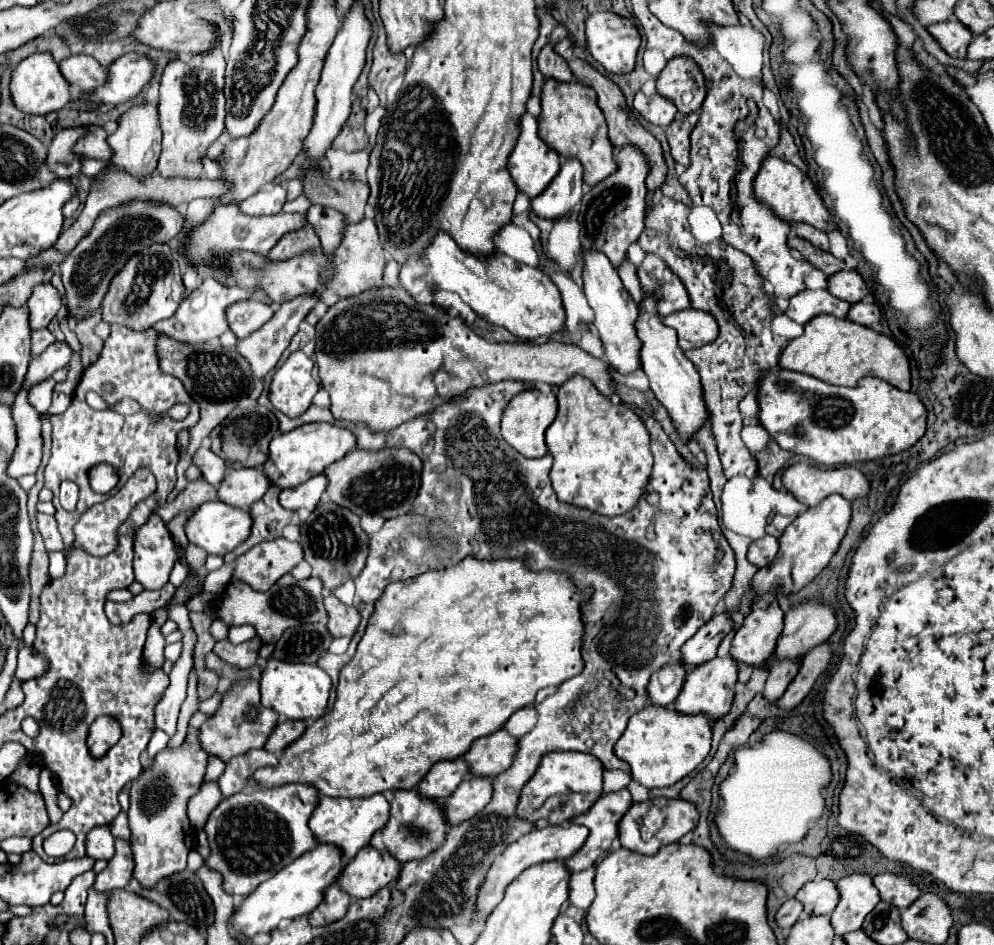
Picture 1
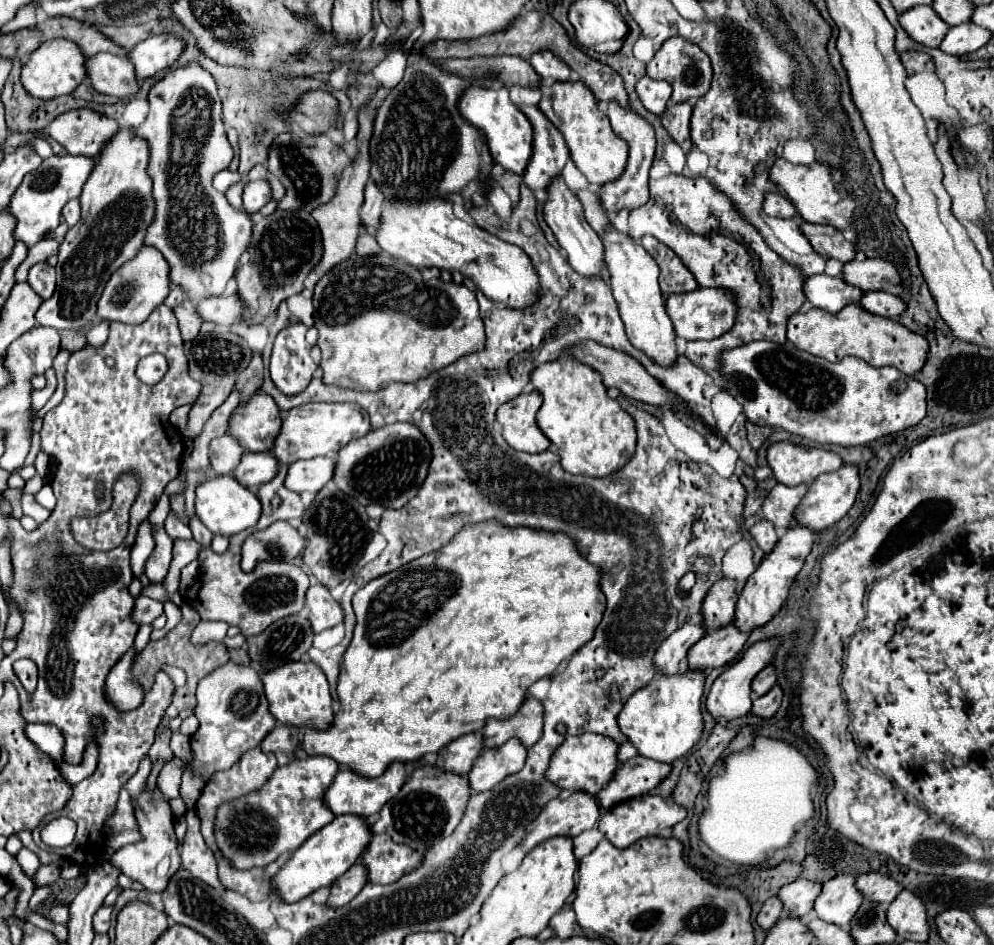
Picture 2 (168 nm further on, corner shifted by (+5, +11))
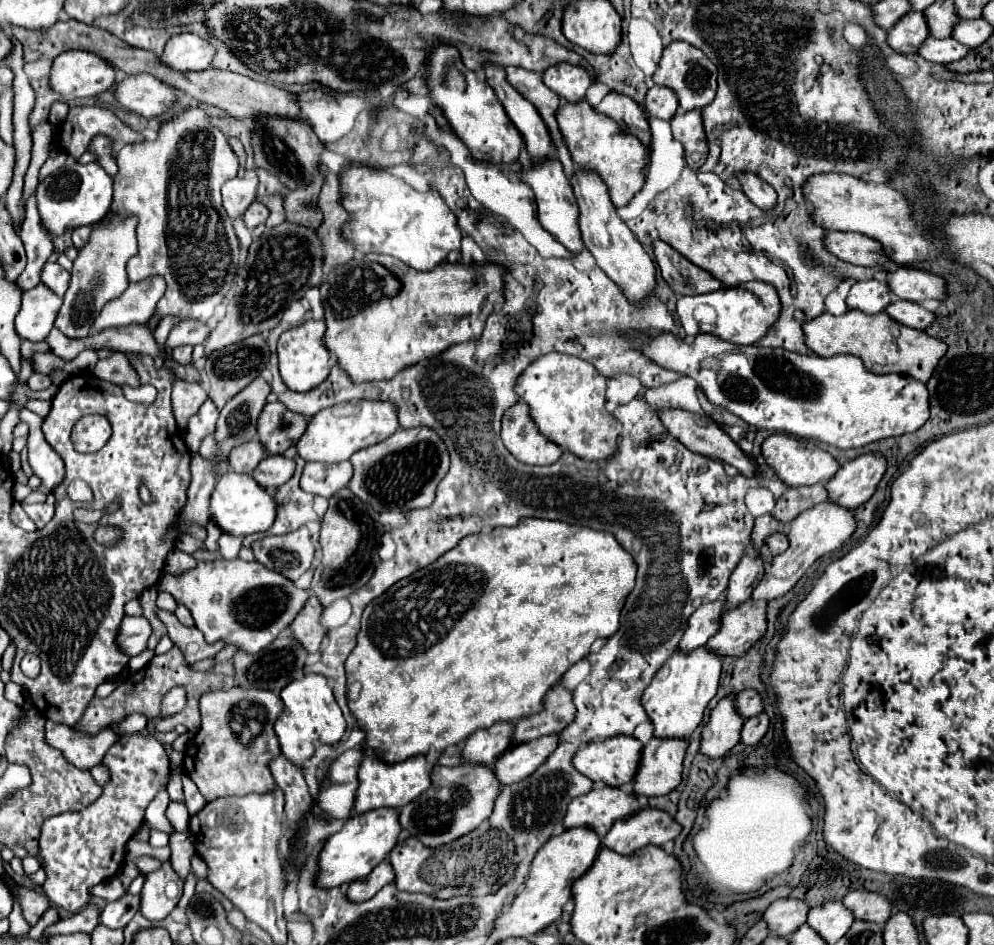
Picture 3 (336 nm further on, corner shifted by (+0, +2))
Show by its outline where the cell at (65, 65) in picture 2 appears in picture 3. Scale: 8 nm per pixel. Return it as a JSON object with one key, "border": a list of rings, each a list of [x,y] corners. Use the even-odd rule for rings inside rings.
{"border":[[[70,50],[62,52],[50,72],[50,86],[54,92],[70,98],[88,98],[104,90],[110,90],[116,82],[116,68],[104,58],[84,52]]]}

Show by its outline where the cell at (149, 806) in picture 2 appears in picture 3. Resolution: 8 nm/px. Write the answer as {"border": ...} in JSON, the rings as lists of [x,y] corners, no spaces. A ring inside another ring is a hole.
{"border":[[[168,862],[162,864],[160,870],[146,874],[146,884],[142,888],[142,906],[140,912],[150,922],[164,920],[182,896],[184,882],[172,870]]]}

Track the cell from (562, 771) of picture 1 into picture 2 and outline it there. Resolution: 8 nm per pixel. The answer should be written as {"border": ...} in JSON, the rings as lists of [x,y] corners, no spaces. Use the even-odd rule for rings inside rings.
{"border":[[[583,733],[577,737],[567,737],[551,755],[549,767],[545,771],[547,781],[557,785],[559,789],[567,791],[583,791],[589,795],[597,795],[613,777],[613,771],[617,769],[617,743],[609,737],[595,735],[595,733]]]}

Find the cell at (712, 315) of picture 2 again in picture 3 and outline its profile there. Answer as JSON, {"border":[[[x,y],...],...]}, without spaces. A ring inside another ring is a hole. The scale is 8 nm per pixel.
{"border":[[[758,280],[726,290],[720,288],[708,294],[682,296],[678,300],[680,324],[688,336],[708,332],[734,344],[756,344],[758,340],[762,340],[778,320],[780,310],[782,310],[782,302],[776,288],[768,282],[758,282]]]}

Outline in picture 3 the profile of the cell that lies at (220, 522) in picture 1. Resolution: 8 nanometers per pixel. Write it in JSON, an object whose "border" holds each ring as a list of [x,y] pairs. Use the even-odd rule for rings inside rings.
{"border":[[[228,470],[218,486],[214,488],[214,494],[210,498],[210,516],[212,520],[228,534],[234,536],[248,536],[254,532],[264,532],[272,526],[274,518],[276,518],[276,498],[262,486],[258,486],[258,482],[250,476],[250,474],[238,474],[234,470]]]}

